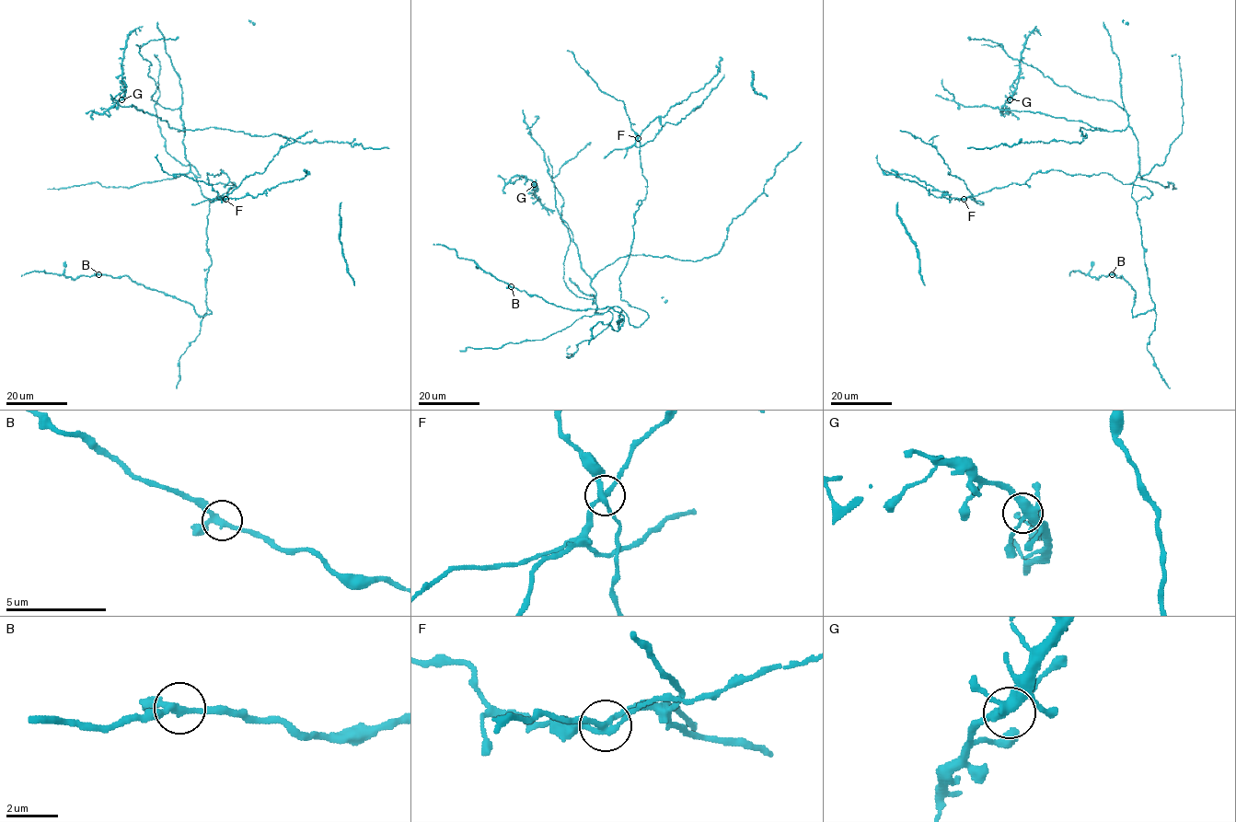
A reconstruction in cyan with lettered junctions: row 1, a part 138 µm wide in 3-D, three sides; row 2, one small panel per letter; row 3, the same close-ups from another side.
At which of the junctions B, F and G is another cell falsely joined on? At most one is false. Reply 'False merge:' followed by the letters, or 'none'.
False merge: F

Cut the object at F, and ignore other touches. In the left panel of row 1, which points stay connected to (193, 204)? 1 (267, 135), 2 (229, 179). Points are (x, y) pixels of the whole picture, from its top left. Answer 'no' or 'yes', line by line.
1: no
2: no

